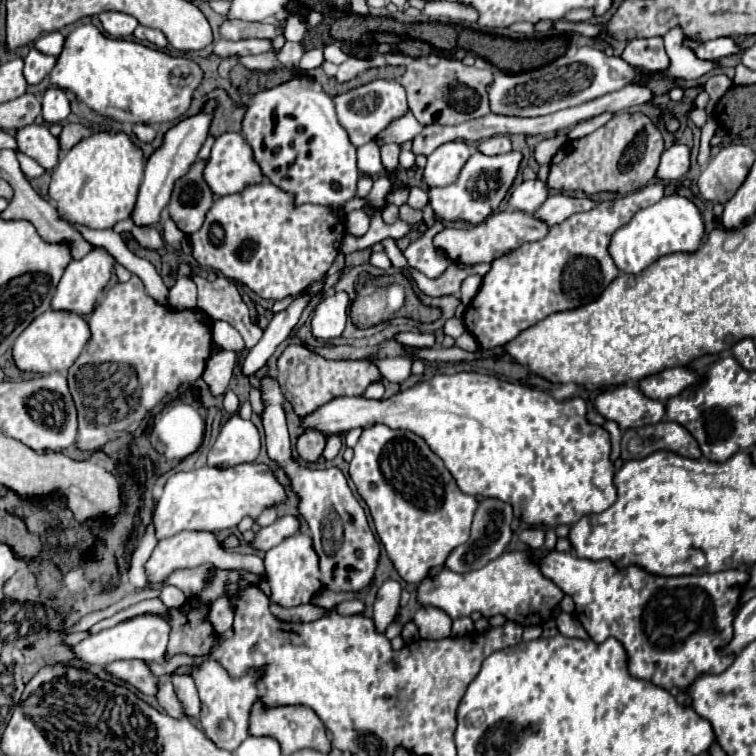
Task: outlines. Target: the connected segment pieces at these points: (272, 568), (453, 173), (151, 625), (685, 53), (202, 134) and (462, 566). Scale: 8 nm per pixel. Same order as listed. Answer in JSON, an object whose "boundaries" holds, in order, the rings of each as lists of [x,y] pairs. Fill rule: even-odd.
{"boundaries":[[[[296,534],[292,538],[286,538],[282,544],[270,548],[264,556],[264,566],[272,600],[286,608],[306,604],[312,600],[314,594],[324,590],[324,582],[320,580],[318,570],[318,554],[314,554],[314,544],[310,542],[308,534]]],[[[446,142],[428,156],[424,168],[424,184],[432,186],[448,186],[456,180],[460,168],[470,158],[472,150],[466,142]]],[[[138,614],[82,640],[80,644],[74,646],[74,652],[82,661],[83,667],[104,666],[116,660],[126,660],[126,658],[140,658],[140,660],[164,664],[166,652],[168,652],[168,640],[170,640],[170,624],[162,616]]],[[[672,28],[668,32],[670,66],[666,68],[666,74],[658,74],[658,76],[666,80],[698,80],[710,70],[712,72],[718,70],[716,60],[702,60],[696,56],[694,50],[686,50],[686,46],[682,46],[682,38],[684,34],[680,28]]],[[[214,98],[206,100],[204,106],[200,108],[198,114],[182,118],[176,126],[172,126],[166,134],[164,140],[160,144],[160,148],[156,148],[152,152],[152,156],[146,162],[146,170],[144,170],[144,178],[140,184],[140,192],[138,192],[138,200],[134,206],[134,214],[132,220],[136,226],[156,226],[162,218],[162,212],[166,210],[166,206],[170,204],[172,192],[174,192],[174,184],[176,180],[180,180],[182,176],[186,176],[192,168],[192,164],[198,160],[198,152],[204,146],[208,132],[210,132],[210,124],[214,118],[214,110],[216,110],[218,102]]],[[[484,498],[480,504],[478,504],[478,510],[474,514],[474,522],[472,522],[472,534],[470,534],[470,540],[462,546],[458,546],[456,550],[452,550],[452,554],[448,556],[446,560],[446,568],[450,568],[452,572],[470,572],[470,570],[478,570],[482,566],[486,566],[490,560],[498,558],[510,538],[512,538],[512,530],[510,530],[510,522],[512,522],[512,506],[502,502],[502,500],[496,500],[496,498]]]]}

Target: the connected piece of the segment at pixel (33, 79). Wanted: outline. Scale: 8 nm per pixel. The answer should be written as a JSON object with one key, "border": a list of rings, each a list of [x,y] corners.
{"border":[[[30,48],[30,52],[24,58],[24,76],[26,76],[28,84],[42,82],[50,74],[54,64],[56,64],[56,56],[50,56],[36,48]]]}

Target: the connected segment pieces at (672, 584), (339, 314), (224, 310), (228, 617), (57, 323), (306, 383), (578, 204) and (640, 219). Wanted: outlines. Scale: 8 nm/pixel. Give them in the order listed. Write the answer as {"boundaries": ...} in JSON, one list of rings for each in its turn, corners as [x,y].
{"boundaries":[[[[558,552],[544,556],[540,560],[540,570],[550,578],[564,594],[570,594],[576,602],[576,618],[582,622],[584,630],[590,634],[594,642],[604,642],[606,638],[618,638],[628,656],[628,670],[634,678],[650,680],[666,690],[682,688],[686,690],[704,674],[720,674],[724,672],[734,658],[726,658],[726,654],[718,654],[718,646],[726,646],[730,642],[730,622],[734,622],[734,614],[740,610],[740,596],[744,590],[734,590],[734,582],[746,582],[746,570],[724,570],[716,574],[688,574],[688,576],[656,576],[646,572],[644,568],[630,564],[626,568],[618,568],[610,560],[588,560],[578,558],[572,552]]],[[[346,292],[328,294],[314,310],[312,316],[312,332],[316,338],[338,338],[342,336],[348,322],[348,306],[350,298]]],[[[194,276],[194,280],[198,284],[198,308],[214,320],[230,322],[242,334],[246,348],[252,348],[260,340],[262,330],[250,322],[248,306],[236,284],[224,276],[218,276],[214,282],[208,282],[202,276]]],[[[224,598],[218,600],[218,602],[214,602],[214,604],[210,606],[210,610],[208,610],[208,620],[210,620],[210,624],[214,626],[214,630],[216,630],[218,634],[224,634],[224,632],[232,626],[234,614],[232,614],[232,610],[228,608],[228,602],[226,602]]],[[[46,310],[44,314],[34,318],[34,322],[30,322],[30,326],[16,338],[12,348],[14,364],[22,372],[34,372],[34,374],[58,372],[70,368],[76,362],[88,340],[90,340],[90,330],[80,314],[74,314],[70,310]]],[[[288,344],[278,358],[280,386],[298,418],[312,414],[318,406],[338,396],[362,396],[370,382],[380,380],[380,370],[368,360],[326,360],[302,344]]],[[[556,192],[536,210],[536,218],[544,220],[548,226],[554,226],[554,224],[562,224],[572,214],[592,210],[598,204],[600,202],[592,200],[592,198],[572,198],[568,194]]],[[[672,194],[664,196],[660,202],[640,210],[634,218],[612,234],[608,252],[618,266],[618,270],[628,274],[638,274],[646,266],[650,266],[656,258],[672,254],[672,252],[694,252],[698,250],[704,236],[704,222],[700,210],[694,202],[684,196]]]]}

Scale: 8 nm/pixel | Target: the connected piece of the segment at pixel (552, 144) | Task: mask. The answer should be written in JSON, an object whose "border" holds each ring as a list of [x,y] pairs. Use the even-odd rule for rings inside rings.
{"border":[[[556,134],[552,138],[546,138],[536,144],[534,148],[534,158],[538,164],[550,164],[550,160],[556,156],[556,152],[568,142],[566,134]]]}

